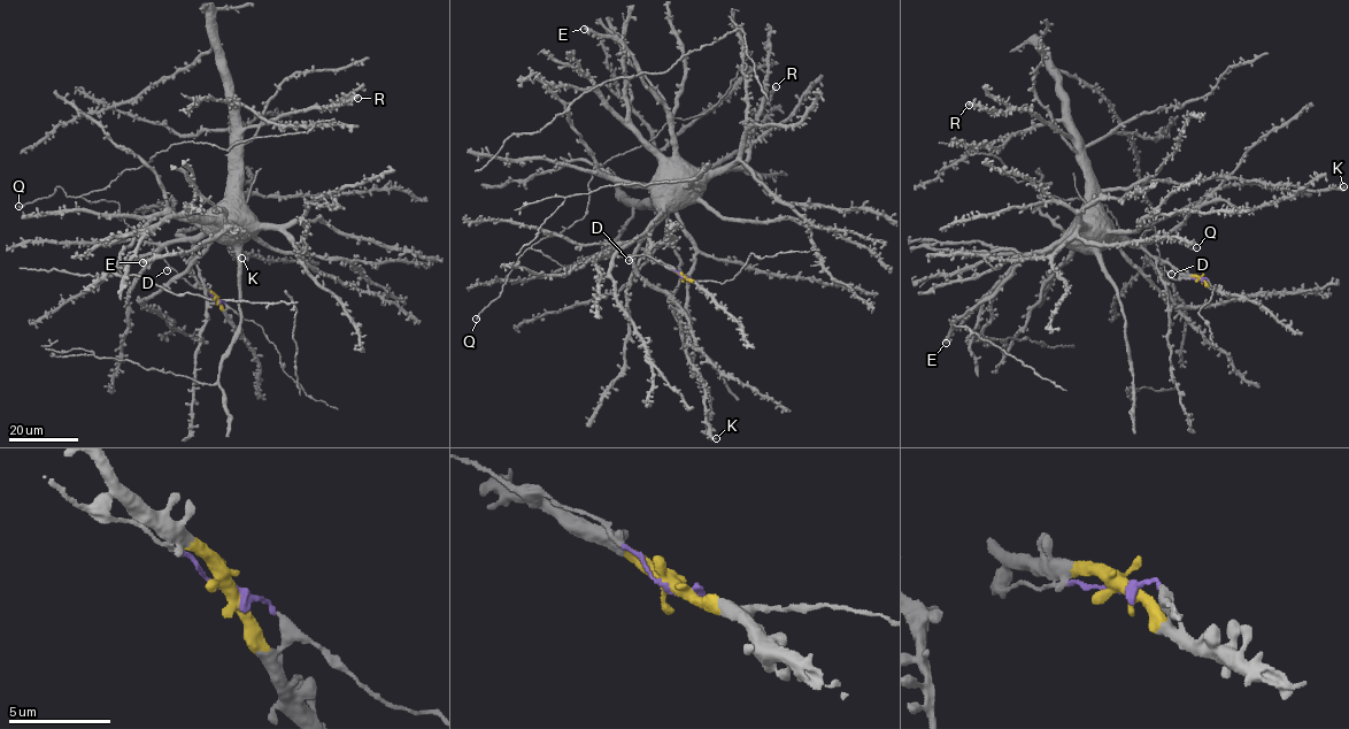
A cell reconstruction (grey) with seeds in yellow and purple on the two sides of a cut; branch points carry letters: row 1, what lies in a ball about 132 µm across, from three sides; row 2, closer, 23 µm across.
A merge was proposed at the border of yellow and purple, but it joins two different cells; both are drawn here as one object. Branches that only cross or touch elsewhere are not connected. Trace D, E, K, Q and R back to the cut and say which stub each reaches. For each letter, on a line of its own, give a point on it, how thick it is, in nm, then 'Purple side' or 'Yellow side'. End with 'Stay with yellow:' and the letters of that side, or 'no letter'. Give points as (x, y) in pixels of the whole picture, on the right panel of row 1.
D: Place: (1171, 274). Thickness 440 nm. Purple side
E: Place: (946, 343). Thickness 480 nm. Yellow side
K: Place: (1343, 186). Thickness 190 nm. Yellow side
Q: Place: (1196, 247). Thickness 320 nm. Purple side
R: Place: (969, 105). Thickness 550 nm. Yellow side
Stay with yellow: E, K, R

